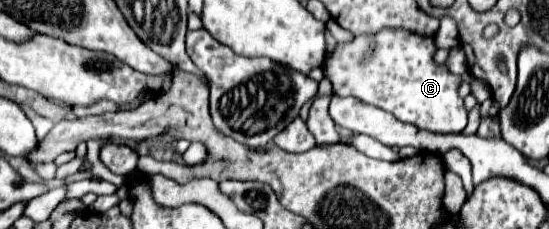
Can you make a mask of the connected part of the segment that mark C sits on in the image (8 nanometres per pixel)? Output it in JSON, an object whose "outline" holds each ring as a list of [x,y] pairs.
{"outline":[[[384,29],[374,37],[356,37],[348,45],[338,45],[330,59],[322,65],[326,77],[334,85],[334,95],[358,97],[368,105],[378,105],[384,111],[390,111],[396,119],[408,121],[420,129],[428,129],[432,133],[460,133],[466,127],[468,111],[464,109],[464,101],[458,97],[460,81],[472,81],[470,73],[452,75],[446,65],[436,65],[432,61],[436,47],[428,37],[420,37],[410,31],[392,31]]]}

